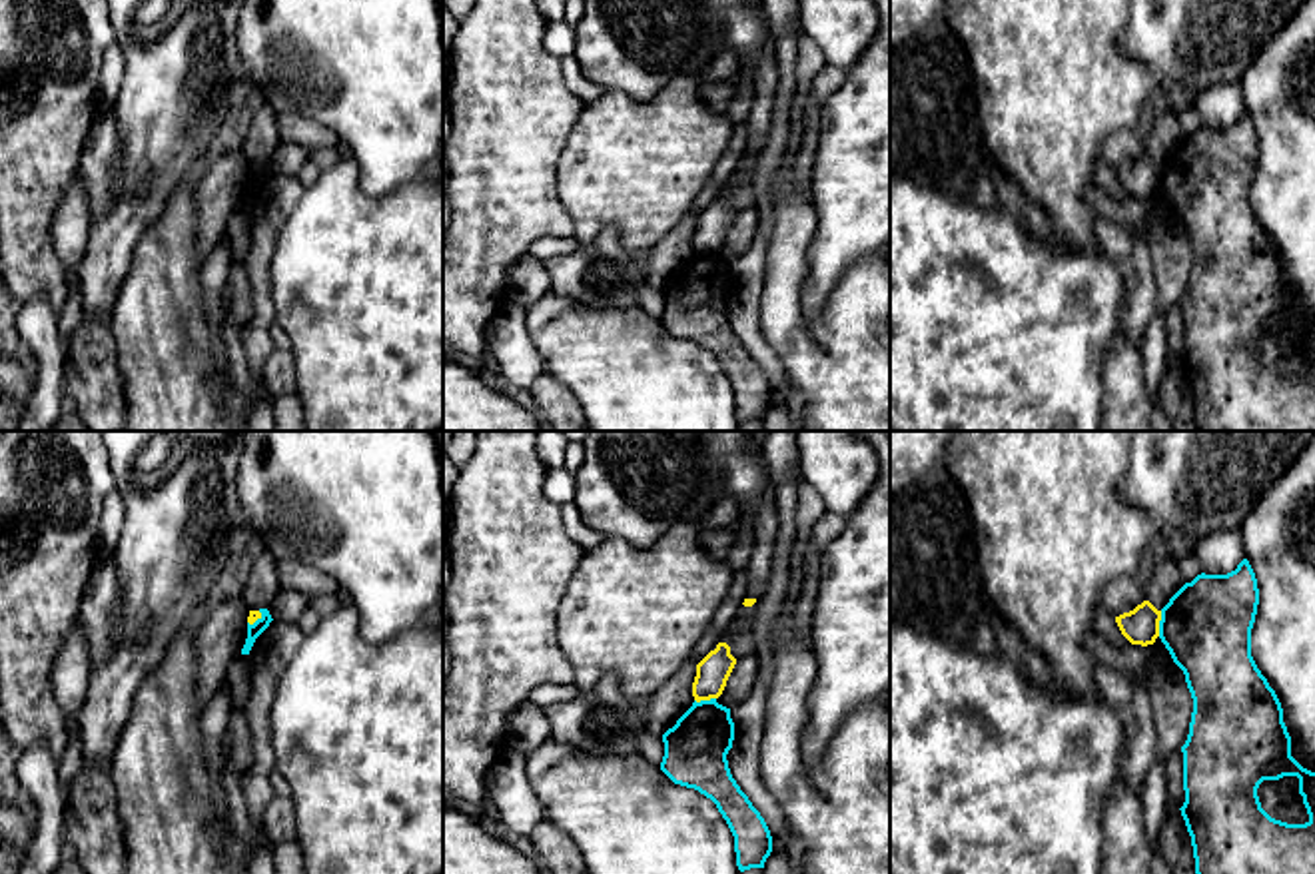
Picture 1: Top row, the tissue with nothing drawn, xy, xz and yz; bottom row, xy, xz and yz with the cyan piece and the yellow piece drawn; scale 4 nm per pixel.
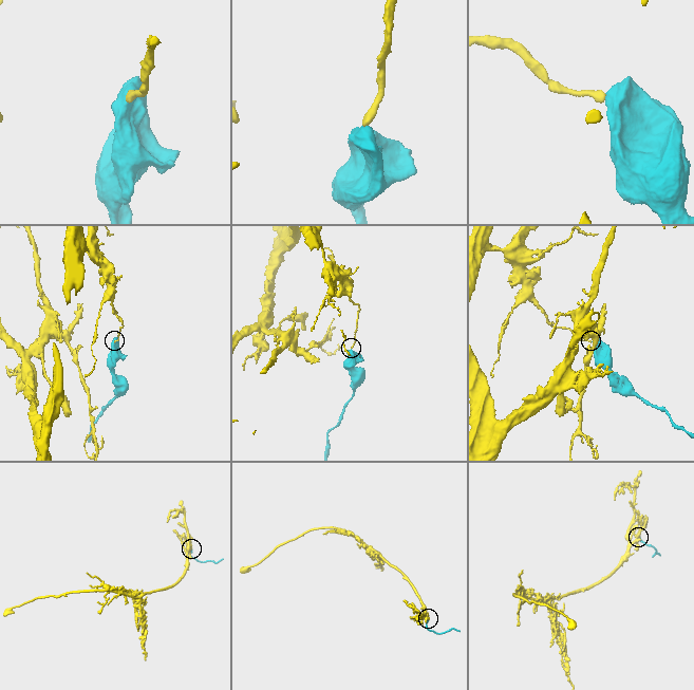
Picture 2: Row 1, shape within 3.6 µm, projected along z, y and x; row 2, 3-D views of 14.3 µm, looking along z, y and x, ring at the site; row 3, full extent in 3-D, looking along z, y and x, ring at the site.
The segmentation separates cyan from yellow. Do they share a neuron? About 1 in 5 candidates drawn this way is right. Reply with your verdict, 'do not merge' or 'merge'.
do not merge

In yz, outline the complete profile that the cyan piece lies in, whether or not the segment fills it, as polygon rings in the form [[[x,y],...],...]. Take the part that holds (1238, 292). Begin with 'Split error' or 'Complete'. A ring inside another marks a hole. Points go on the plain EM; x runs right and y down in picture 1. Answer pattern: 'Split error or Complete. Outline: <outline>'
Complete. Outline: [[[1243,112],[1227,128],[1197,128],[1161,162],[1159,192],[1183,223],[1193,251],[1189,287],[1181,299],[1185,355],[1179,363],[1191,389],[1197,431],[1315,431],[1315,325],[1291,309],[1281,255],[1251,210],[1257,158],[1257,132],[1249,114]],[[1283,329],[1299,331],[1299,347],[1309,367],[1305,377],[1275,373],[1261,361],[1259,337]]]

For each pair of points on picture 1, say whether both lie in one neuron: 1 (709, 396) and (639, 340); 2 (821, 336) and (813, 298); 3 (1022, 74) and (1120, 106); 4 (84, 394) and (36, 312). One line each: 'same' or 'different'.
1: same
2: different
3: same
4: different

